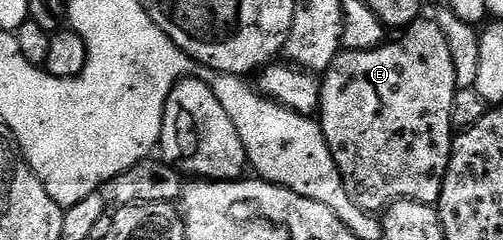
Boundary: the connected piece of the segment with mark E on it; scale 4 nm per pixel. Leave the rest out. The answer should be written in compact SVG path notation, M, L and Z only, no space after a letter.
M428 16L412 22L402 34L405 35L398 42L389 40L374 50L345 50L337 55L320 79L319 121L327 148L331 148L347 196L374 216L401 198L428 206L437 203L453 151L455 127L451 108L459 87L447 36L443 36L443 28Z

